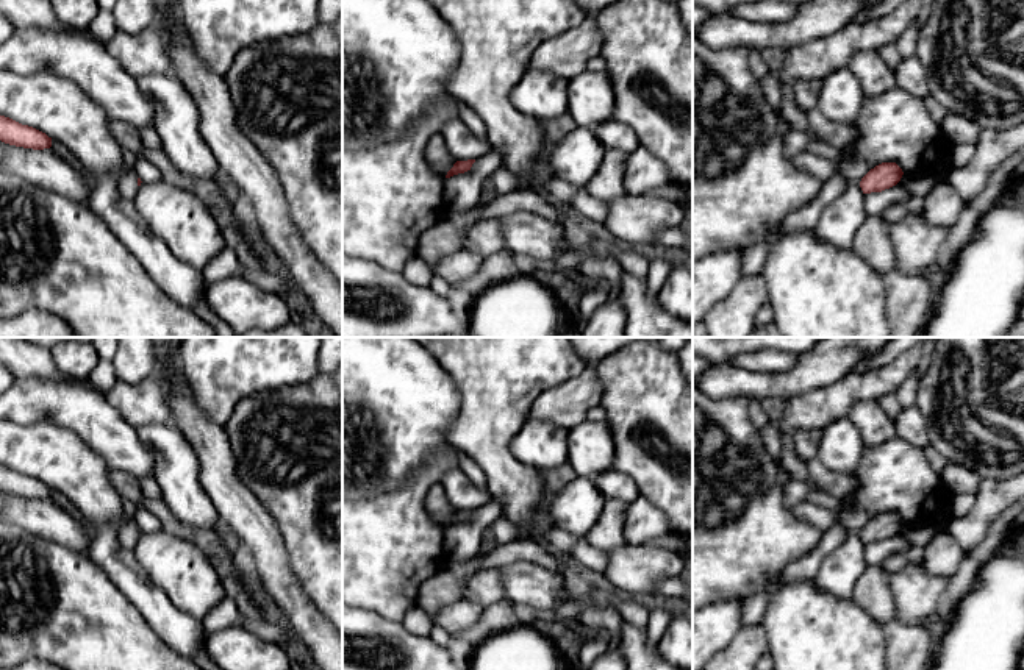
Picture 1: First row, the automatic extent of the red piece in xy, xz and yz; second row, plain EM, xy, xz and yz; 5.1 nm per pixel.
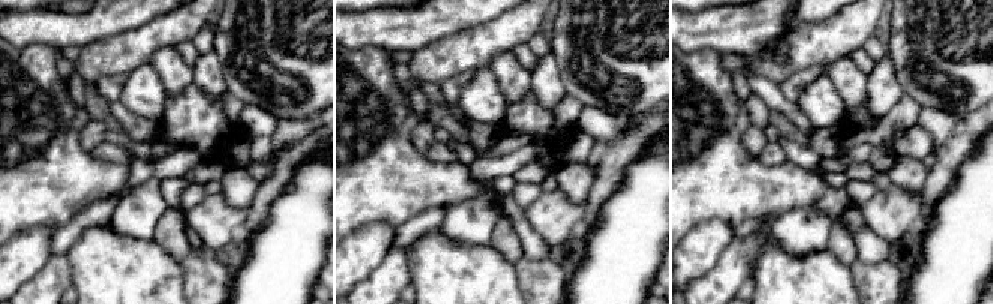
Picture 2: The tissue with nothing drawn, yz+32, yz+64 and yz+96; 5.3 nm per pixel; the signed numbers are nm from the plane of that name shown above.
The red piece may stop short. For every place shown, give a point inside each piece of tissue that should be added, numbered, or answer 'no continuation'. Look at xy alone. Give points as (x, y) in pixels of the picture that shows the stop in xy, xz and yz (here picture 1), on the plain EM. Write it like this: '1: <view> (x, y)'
1: xy (128, 536)

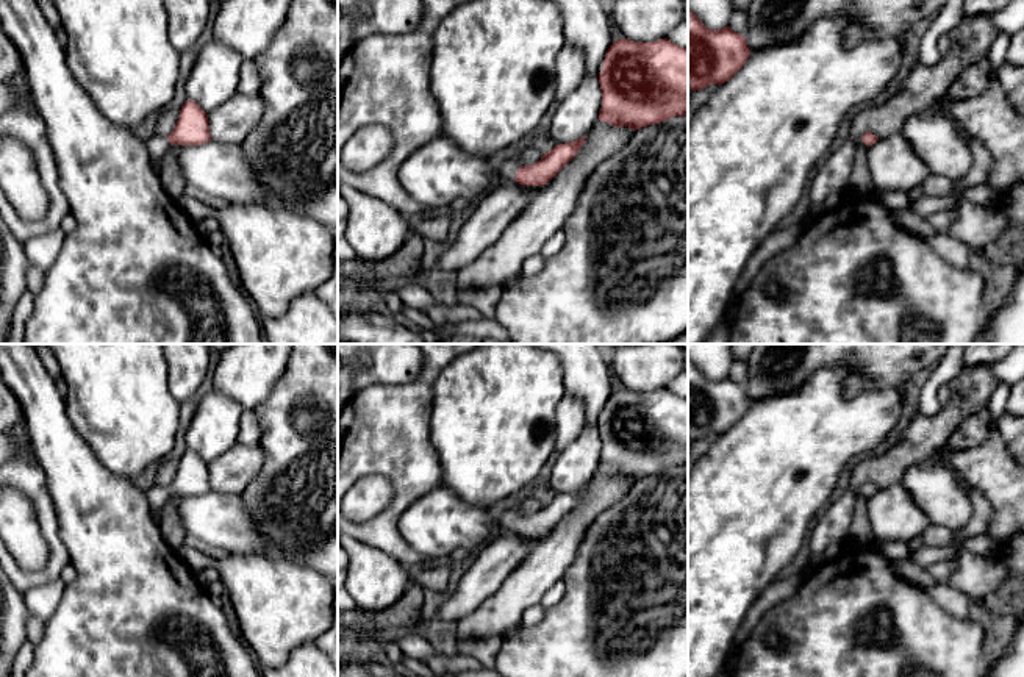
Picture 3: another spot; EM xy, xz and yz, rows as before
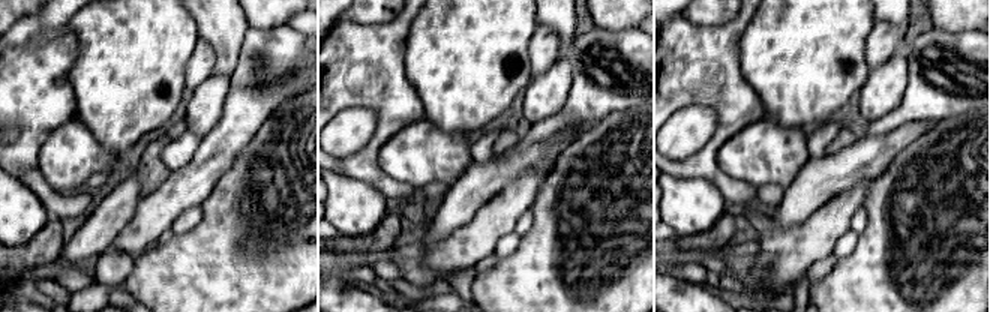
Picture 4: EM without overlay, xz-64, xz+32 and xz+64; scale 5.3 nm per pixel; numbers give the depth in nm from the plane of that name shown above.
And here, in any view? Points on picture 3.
1: xz (508, 519)

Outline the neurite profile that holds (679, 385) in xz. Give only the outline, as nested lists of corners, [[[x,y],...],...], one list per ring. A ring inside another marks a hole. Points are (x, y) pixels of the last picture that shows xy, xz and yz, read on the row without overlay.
[[[683,371],[678,377],[675,377],[669,385],[668,389],[675,396],[688,399],[688,371]]]

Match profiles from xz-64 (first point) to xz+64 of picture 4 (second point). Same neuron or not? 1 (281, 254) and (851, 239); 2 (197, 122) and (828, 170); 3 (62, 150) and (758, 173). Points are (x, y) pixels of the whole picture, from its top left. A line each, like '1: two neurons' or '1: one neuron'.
1: two neurons
2: two neurons
3: one neuron

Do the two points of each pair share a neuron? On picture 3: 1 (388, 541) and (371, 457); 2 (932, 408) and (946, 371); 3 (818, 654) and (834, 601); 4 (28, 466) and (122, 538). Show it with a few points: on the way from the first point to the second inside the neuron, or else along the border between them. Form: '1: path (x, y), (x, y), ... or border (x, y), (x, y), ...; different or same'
1: path (388, 519), (399, 504), (399, 480), (393, 474); same
2: path (932, 399), (932, 385), (937, 380); same
3: path (830, 641), (834, 638), (834, 613); same
4: border (32, 447), (46, 476), (46, 487), (57, 516); different

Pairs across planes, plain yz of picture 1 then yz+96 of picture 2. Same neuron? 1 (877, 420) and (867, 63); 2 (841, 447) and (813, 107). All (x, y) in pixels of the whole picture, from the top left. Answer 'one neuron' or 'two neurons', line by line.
1: two neurons
2: one neuron

